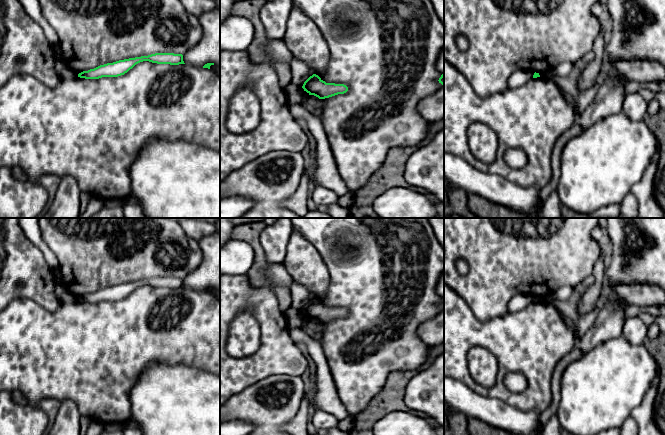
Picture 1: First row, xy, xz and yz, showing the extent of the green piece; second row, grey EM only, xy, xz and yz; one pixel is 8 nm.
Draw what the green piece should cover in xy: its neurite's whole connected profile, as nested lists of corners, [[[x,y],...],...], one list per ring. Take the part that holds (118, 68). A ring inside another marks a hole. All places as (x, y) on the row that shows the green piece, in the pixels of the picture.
[[[155,53],[148,56],[141,56],[135,58],[129,58],[124,60],[119,60],[113,63],[107,63],[100,65],[94,69],[88,71],[83,71],[78,74],[78,77],[85,79],[99,79],[102,77],[118,77],[127,73],[136,64],[149,61],[157,64],[170,64],[179,65],[185,64],[183,61],[182,54],[174,53]]]

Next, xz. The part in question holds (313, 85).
[[[313,74],[303,84],[302,88],[309,95],[314,95],[319,99],[329,98],[338,94],[344,94],[348,87],[344,84],[326,83],[318,75]]]

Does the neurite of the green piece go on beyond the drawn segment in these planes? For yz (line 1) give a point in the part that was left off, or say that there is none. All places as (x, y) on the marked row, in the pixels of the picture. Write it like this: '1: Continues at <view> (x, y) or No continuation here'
1: No continuation here

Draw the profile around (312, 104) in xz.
[[[309,95],[302,103],[303,107],[312,115],[319,116],[321,113],[320,99],[314,95]]]

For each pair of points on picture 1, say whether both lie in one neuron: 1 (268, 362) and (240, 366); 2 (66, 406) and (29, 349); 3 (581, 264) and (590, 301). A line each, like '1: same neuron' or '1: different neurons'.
1: same neuron
2: different neurons
3: different neurons

